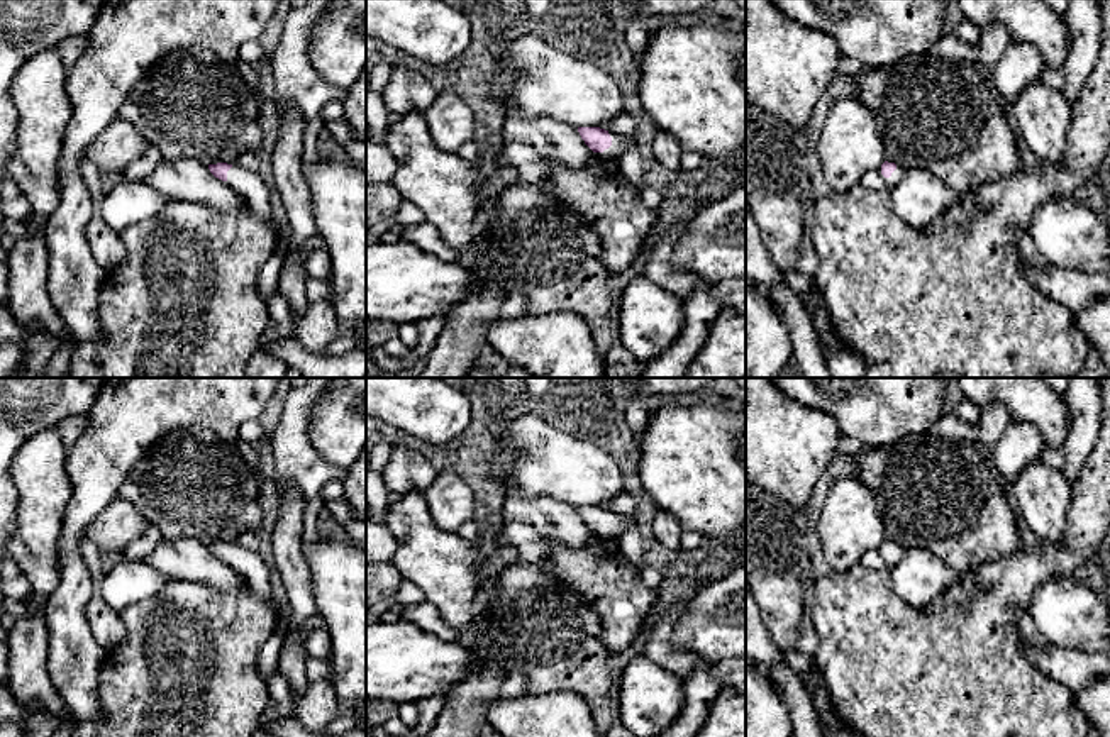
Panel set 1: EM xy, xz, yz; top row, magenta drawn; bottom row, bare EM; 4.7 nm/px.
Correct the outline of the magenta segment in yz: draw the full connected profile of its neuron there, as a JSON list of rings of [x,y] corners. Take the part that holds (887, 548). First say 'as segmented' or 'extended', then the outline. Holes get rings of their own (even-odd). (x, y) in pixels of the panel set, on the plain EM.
extended | [[[885,540],[878,547],[878,551],[881,552],[881,557],[885,559],[888,569],[895,568],[905,552],[905,549],[900,544],[895,544],[891,540]]]

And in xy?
extended | [[[237,542],[208,544],[208,549],[215,557],[244,574],[256,598],[269,603],[276,613],[280,612],[280,603],[271,590],[269,569],[259,552],[247,551]]]

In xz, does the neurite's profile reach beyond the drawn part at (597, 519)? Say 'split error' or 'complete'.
split error

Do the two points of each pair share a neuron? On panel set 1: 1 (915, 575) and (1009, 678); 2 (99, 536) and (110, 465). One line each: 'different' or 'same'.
1: different
2: different

